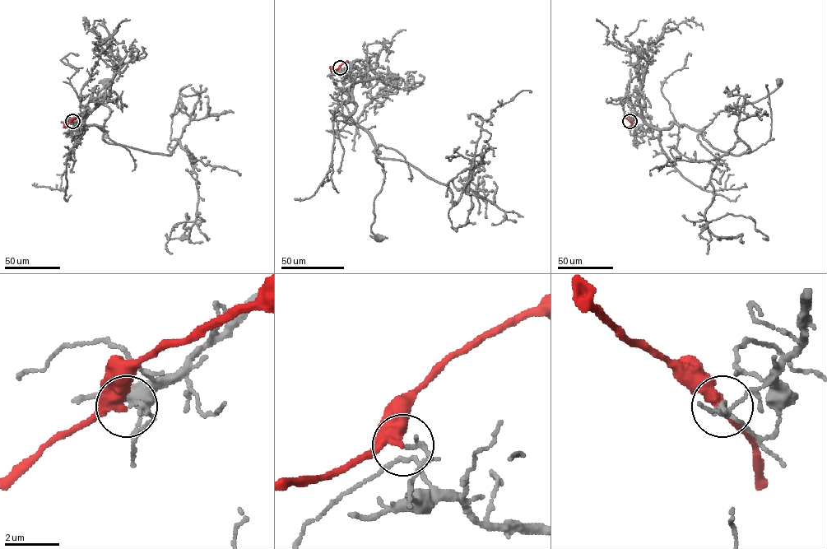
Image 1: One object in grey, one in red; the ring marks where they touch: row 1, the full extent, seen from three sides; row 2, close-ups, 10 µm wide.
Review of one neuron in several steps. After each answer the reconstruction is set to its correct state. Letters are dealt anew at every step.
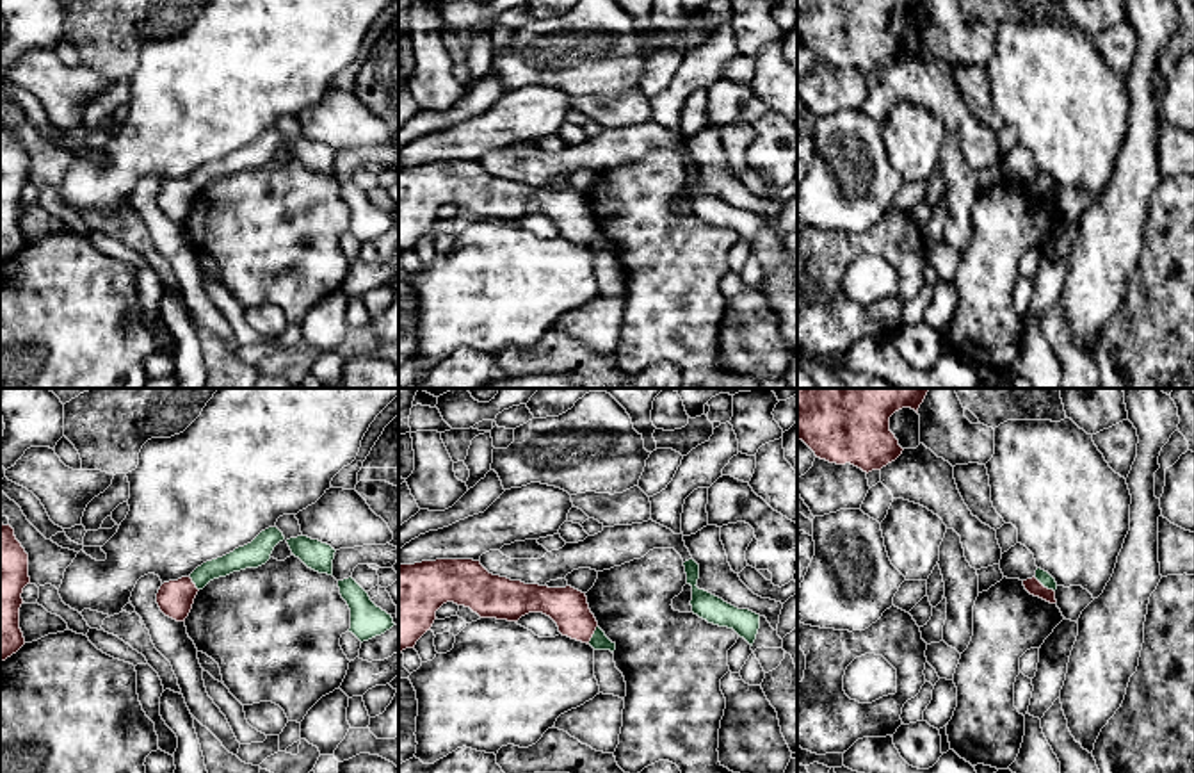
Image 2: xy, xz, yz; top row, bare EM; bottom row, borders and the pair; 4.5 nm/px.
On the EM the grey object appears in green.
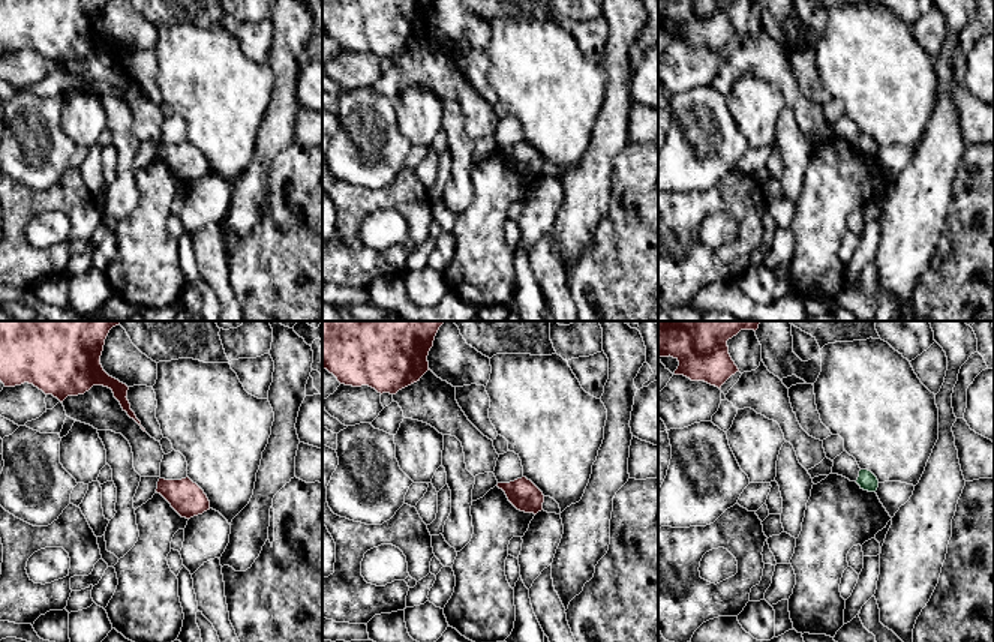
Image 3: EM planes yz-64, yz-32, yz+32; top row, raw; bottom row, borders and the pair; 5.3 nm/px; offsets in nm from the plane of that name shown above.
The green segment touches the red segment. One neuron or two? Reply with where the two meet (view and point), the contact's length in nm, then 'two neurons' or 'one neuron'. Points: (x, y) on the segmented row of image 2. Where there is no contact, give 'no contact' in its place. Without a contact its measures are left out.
contact yz (1045, 586); length 120 nm; two neurons

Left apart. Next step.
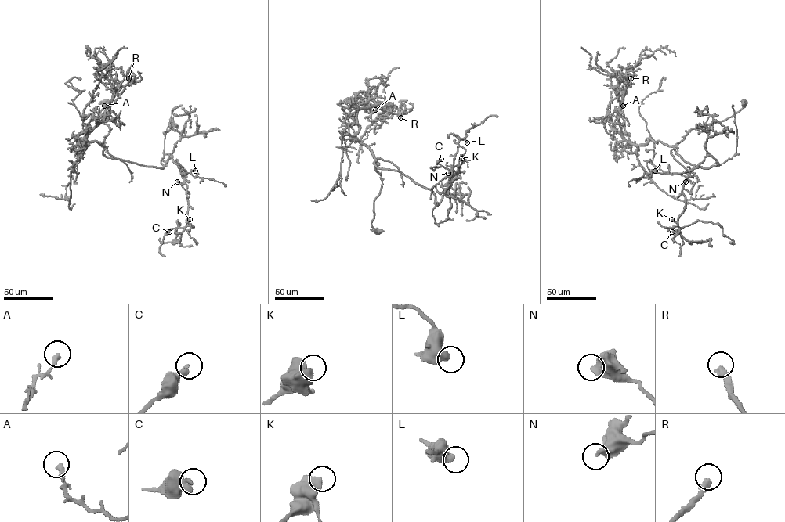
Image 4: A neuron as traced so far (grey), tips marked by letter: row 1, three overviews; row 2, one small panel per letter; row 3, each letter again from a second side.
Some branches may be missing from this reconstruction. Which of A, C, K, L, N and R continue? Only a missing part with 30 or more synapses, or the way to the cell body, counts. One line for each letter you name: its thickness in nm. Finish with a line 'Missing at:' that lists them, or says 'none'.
R: 360 nm
Missing at: R

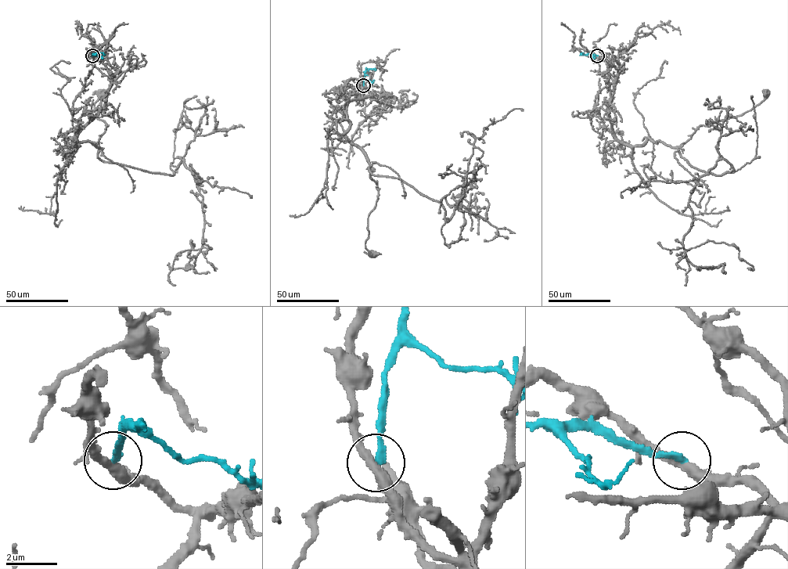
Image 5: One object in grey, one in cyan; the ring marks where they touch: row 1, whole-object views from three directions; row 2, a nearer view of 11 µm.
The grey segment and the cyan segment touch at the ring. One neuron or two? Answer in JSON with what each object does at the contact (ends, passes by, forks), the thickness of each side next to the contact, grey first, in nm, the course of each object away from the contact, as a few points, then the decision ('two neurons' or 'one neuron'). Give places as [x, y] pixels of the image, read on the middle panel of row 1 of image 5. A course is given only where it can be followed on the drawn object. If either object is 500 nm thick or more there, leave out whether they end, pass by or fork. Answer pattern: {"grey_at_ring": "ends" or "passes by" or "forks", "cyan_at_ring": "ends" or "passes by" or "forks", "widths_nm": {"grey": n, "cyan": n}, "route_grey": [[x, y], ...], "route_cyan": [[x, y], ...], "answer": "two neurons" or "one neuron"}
{"grey_at_ring": "passes by", "cyan_at_ring": "ends", "widths_nm": {"grey": 360, "cyan": 260}, "route_grey": [[363, 85], [382, 96], [348, 102], [349, 127], [343, 135], [363, 153], [378, 189], [365, 243], [372, 253]], "route_cyan": [[363, 85], [365, 71], [374, 68]], "answer": "two neurons"}

